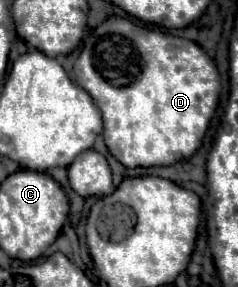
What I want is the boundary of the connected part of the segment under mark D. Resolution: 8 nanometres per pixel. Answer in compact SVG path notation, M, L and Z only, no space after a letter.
M110 17L106 19L102 25L98 25L92 35L88 37L78 61L74 63L74 79L80 87L84 87L84 91L88 91L96 103L96 107L100 109L102 113L102 119L104 119L104 131L102 131L102 137L104 137L104 143L108 147L108 151L124 165L124 167L164 167L164 165L174 165L182 159L190 159L204 135L206 135L206 129L210 125L210 119L216 111L216 105L218 105L218 95L220 95L220 75L218 75L218 69L214 65L214 61L202 51L202 47L198 47L194 41L188 41L188 39L180 39L180 37L174 37L174 35L166 35L166 33L158 33L158 31L148 31L146 27L138 27L136 23L128 21L128 19L122 19L122 17Z

